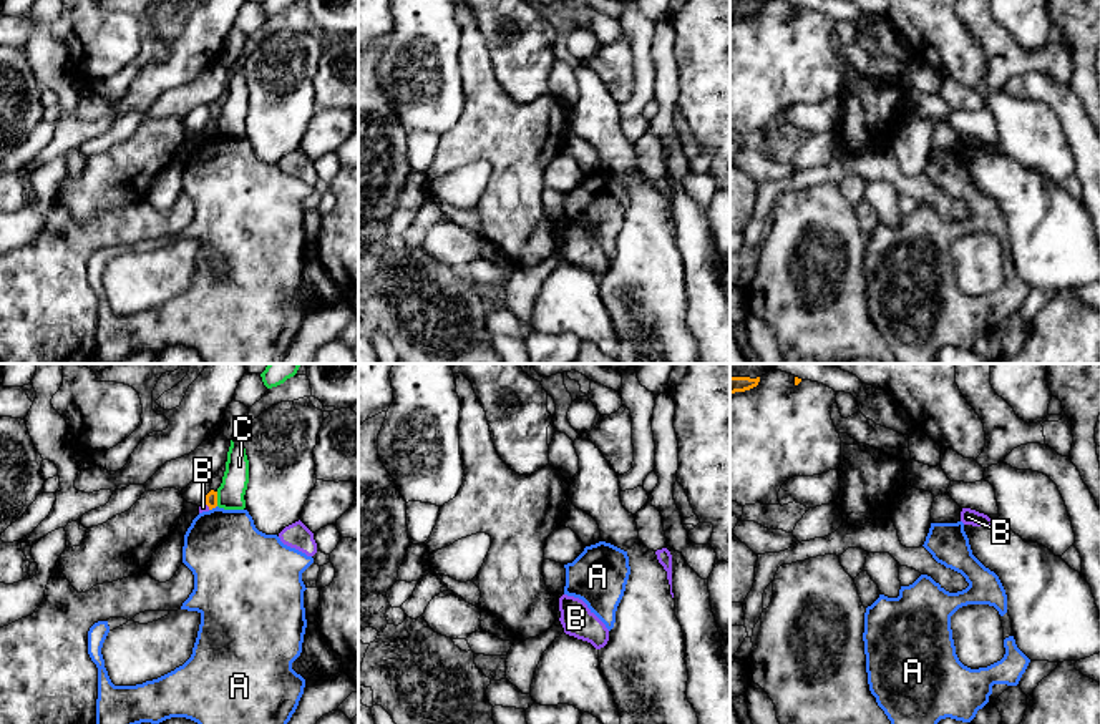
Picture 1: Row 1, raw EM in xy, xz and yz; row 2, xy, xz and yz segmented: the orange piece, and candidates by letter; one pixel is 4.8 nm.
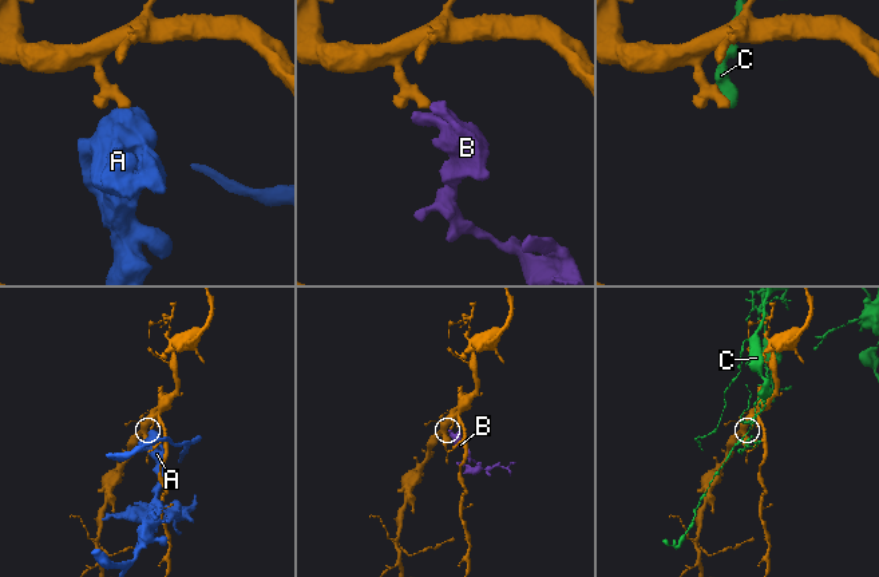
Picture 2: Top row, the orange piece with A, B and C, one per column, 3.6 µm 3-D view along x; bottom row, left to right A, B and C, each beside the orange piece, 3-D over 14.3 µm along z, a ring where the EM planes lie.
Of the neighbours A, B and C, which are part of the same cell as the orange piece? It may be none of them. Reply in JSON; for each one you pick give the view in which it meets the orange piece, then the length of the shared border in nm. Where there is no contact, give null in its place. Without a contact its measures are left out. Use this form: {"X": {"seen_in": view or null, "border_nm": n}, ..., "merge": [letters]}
{"merge": []}

